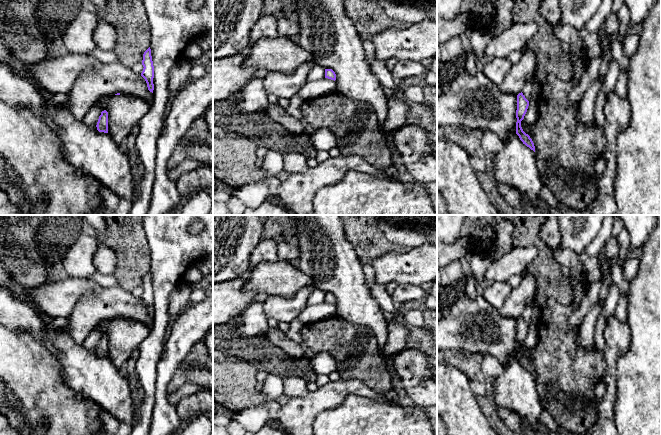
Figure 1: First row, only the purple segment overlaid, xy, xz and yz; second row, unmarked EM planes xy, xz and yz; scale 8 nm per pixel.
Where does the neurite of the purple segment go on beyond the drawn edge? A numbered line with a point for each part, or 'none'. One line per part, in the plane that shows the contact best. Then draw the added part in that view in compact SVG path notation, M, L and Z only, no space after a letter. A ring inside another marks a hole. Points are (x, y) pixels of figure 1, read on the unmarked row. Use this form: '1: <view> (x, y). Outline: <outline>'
none

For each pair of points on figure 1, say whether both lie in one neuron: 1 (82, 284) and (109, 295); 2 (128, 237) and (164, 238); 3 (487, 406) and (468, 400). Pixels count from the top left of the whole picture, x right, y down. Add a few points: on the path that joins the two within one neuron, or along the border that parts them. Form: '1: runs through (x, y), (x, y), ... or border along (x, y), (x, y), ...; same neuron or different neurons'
1: border along (102, 287), (97, 291), (88, 292), (77, 301); different neurons
2: border along (142, 225), (149, 248), (150, 261); different neurons
3: border along (475, 397), (490, 424); different neurons

